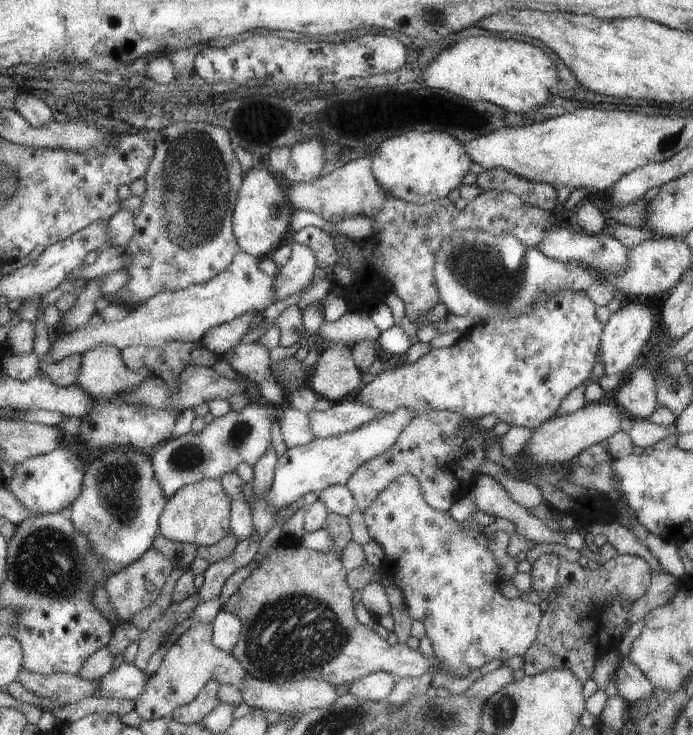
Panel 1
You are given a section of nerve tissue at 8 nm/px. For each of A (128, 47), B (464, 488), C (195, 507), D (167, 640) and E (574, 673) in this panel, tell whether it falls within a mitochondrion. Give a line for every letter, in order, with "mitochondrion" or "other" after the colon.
A: other
B: other
C: other
D: other
E: other

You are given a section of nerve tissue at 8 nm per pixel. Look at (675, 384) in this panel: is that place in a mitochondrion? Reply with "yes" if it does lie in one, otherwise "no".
yes

